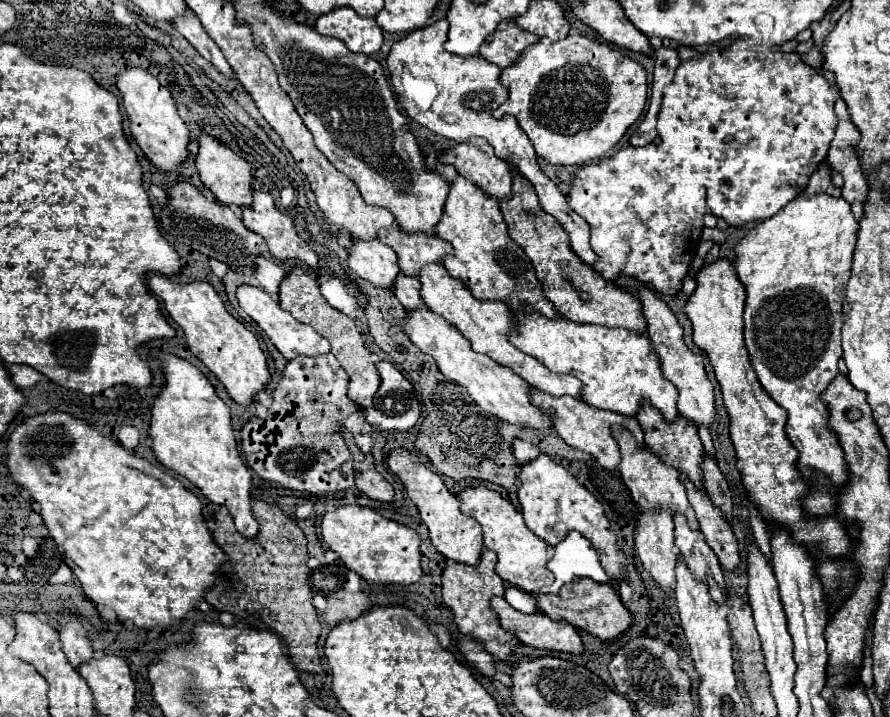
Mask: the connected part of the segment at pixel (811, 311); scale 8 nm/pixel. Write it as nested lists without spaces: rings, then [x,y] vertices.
[[[802,192],[778,214],[752,228],[736,246],[734,268],[748,294],[744,310],[744,338],[752,366],[764,390],[776,404],[780,404],[788,412],[786,434],[792,440],[794,448],[800,452],[800,470],[804,470],[804,474],[810,474],[810,468],[814,468],[824,472],[832,480],[830,490],[816,486],[804,498],[804,510],[810,512],[810,516],[832,514],[836,506],[836,492],[848,480],[848,466],[844,462],[844,454],[836,434],[828,430],[828,410],[820,400],[820,392],[838,374],[838,358],[842,356],[842,310],[846,302],[846,284],[850,280],[850,264],[856,238],[858,224],[850,212],[850,204],[844,198],[832,198],[826,194],[804,196]]]

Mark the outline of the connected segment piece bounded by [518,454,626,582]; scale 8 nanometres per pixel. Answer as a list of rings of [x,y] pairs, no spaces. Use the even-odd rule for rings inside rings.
[[[540,454],[538,458],[518,468],[518,478],[522,482],[518,488],[518,502],[522,506],[522,516],[526,520],[526,526],[536,536],[544,538],[548,544],[558,544],[568,530],[576,530],[586,540],[590,540],[592,548],[600,556],[600,562],[612,582],[626,576],[626,568],[624,568],[626,560],[624,554],[618,552],[616,536],[610,530],[610,522],[604,514],[602,504],[584,486],[580,486],[568,470],[556,464],[550,456]]]

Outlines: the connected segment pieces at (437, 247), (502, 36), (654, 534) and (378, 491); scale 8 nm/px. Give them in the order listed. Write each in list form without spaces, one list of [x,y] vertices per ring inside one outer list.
[[[402,228],[378,232],[378,240],[388,244],[400,260],[400,270],[406,276],[418,276],[426,264],[442,264],[444,256],[452,254],[452,246],[436,236],[412,234]]]
[[[502,22],[488,40],[480,46],[482,58],[496,64],[498,68],[510,66],[528,46],[536,44],[538,38],[522,28],[518,28],[514,22]]]
[[[642,512],[634,534],[636,554],[664,592],[674,592],[678,548],[674,544],[674,522],[668,512]]]
[[[344,428],[342,430],[342,438],[346,442],[346,446],[350,448],[352,456],[354,456],[354,472],[356,472],[356,488],[360,492],[364,492],[366,496],[380,500],[380,502],[392,502],[394,498],[394,488],[390,482],[384,480],[384,476],[376,470],[374,466],[374,458],[370,454],[364,454],[356,444],[352,434]]]

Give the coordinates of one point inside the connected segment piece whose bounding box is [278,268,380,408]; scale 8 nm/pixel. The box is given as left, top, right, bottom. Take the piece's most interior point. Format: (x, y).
(299, 294)

